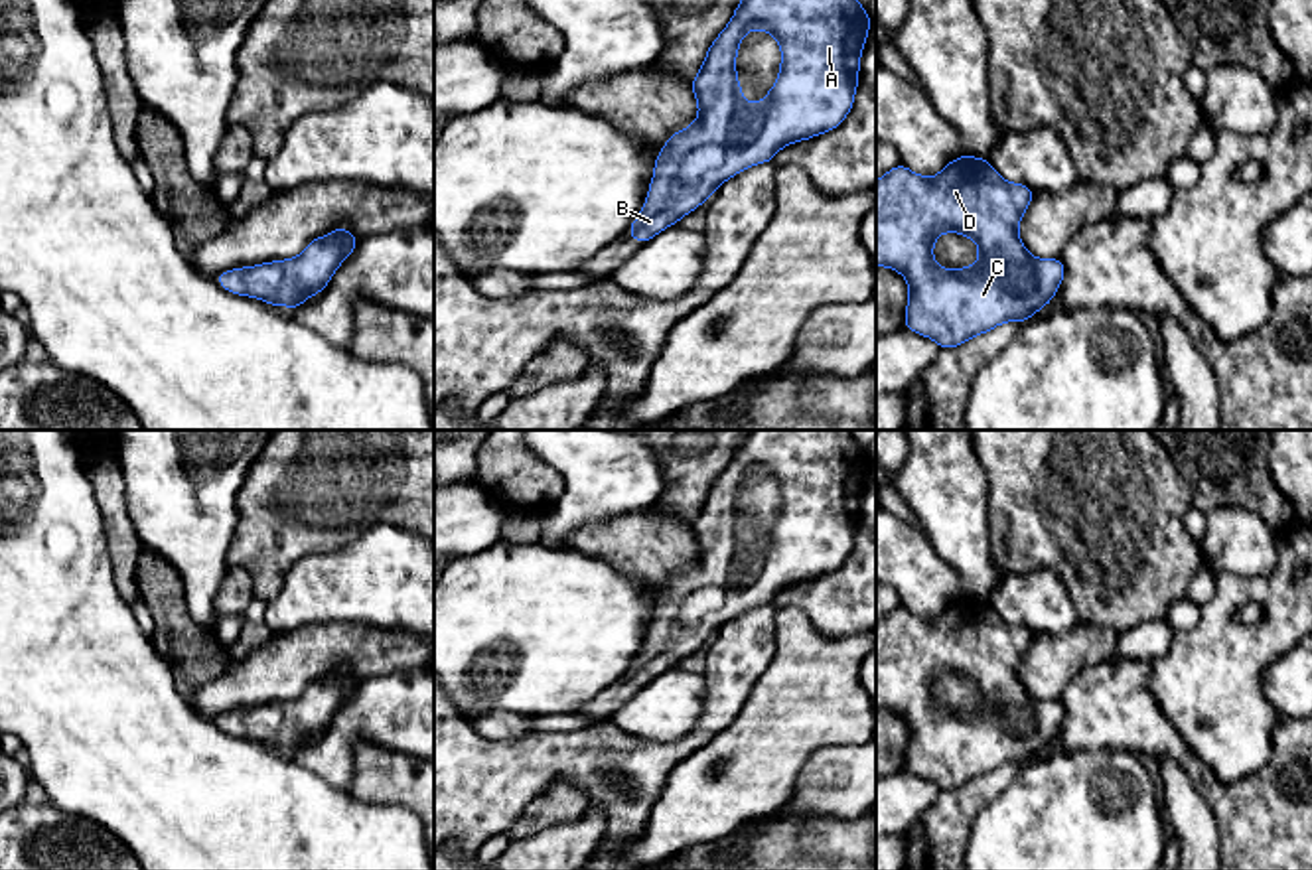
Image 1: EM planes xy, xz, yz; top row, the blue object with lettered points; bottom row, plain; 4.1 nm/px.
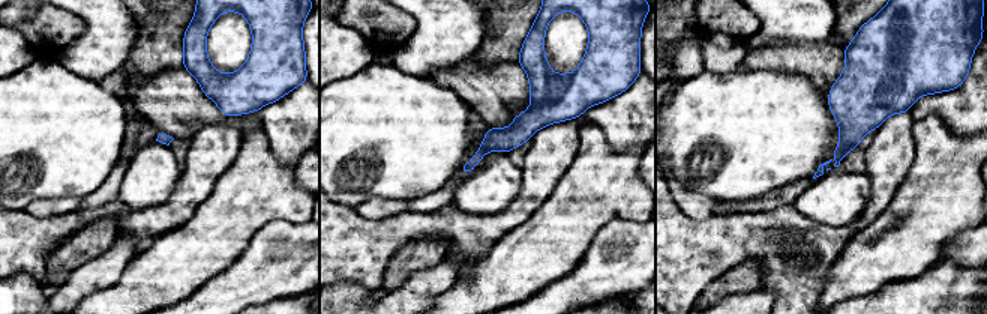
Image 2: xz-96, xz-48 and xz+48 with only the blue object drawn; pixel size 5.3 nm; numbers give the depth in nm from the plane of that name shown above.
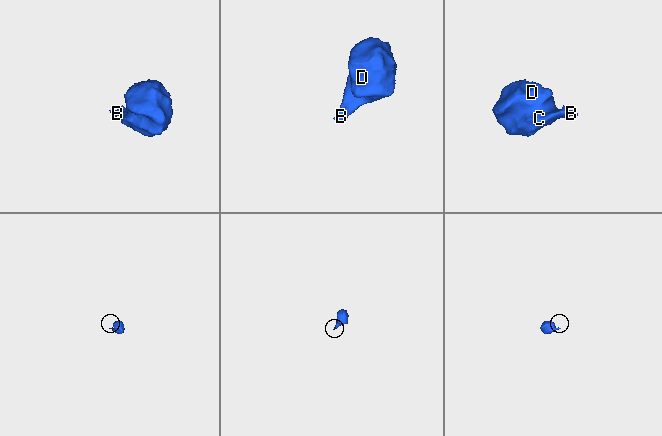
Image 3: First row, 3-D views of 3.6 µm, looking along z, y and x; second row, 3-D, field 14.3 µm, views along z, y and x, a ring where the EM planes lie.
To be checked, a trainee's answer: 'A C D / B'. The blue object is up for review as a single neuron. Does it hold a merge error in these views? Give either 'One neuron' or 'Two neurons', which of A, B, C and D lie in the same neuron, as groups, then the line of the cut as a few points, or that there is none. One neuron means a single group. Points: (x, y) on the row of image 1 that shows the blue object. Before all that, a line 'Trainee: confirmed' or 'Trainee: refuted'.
Trainee: refuted
One neuron. Groups: A B C D. No split

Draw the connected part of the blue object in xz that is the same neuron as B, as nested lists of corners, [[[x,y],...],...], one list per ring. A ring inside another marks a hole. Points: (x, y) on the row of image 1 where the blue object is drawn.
[[[740,0],[691,81],[698,116],[689,128],[673,132],[659,150],[645,203],[627,235],[645,245],[700,207],[732,176],[773,162],[787,144],[840,126],[854,105],[860,55],[870,26],[872,20],[858,0]],[[752,30],[767,32],[779,41],[781,65],[769,93],[750,105],[740,89],[736,55],[740,41]]]

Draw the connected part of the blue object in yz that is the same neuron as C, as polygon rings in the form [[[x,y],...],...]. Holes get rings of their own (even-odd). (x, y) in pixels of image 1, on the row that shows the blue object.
[[[961,154],[937,176],[925,178],[902,162],[876,181],[876,266],[906,276],[904,327],[933,339],[939,349],[959,347],[1004,322],[1030,320],[1048,306],[1063,282],[1061,258],[1036,258],[1018,237],[1018,225],[1032,203],[1026,183],[1010,183],[986,158]],[[941,233],[959,233],[979,247],[973,266],[949,270],[933,260]]]

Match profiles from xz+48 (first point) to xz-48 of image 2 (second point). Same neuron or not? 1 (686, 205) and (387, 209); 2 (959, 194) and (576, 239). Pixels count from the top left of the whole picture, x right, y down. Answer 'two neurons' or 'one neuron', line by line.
1: one neuron
2: one neuron

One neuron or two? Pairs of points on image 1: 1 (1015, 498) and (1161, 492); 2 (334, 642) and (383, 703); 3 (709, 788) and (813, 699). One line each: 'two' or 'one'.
1: one
2: two
3: one

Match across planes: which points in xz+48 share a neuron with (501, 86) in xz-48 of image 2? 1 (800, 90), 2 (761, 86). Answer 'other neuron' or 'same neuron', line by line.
1: other neuron
2: other neuron

